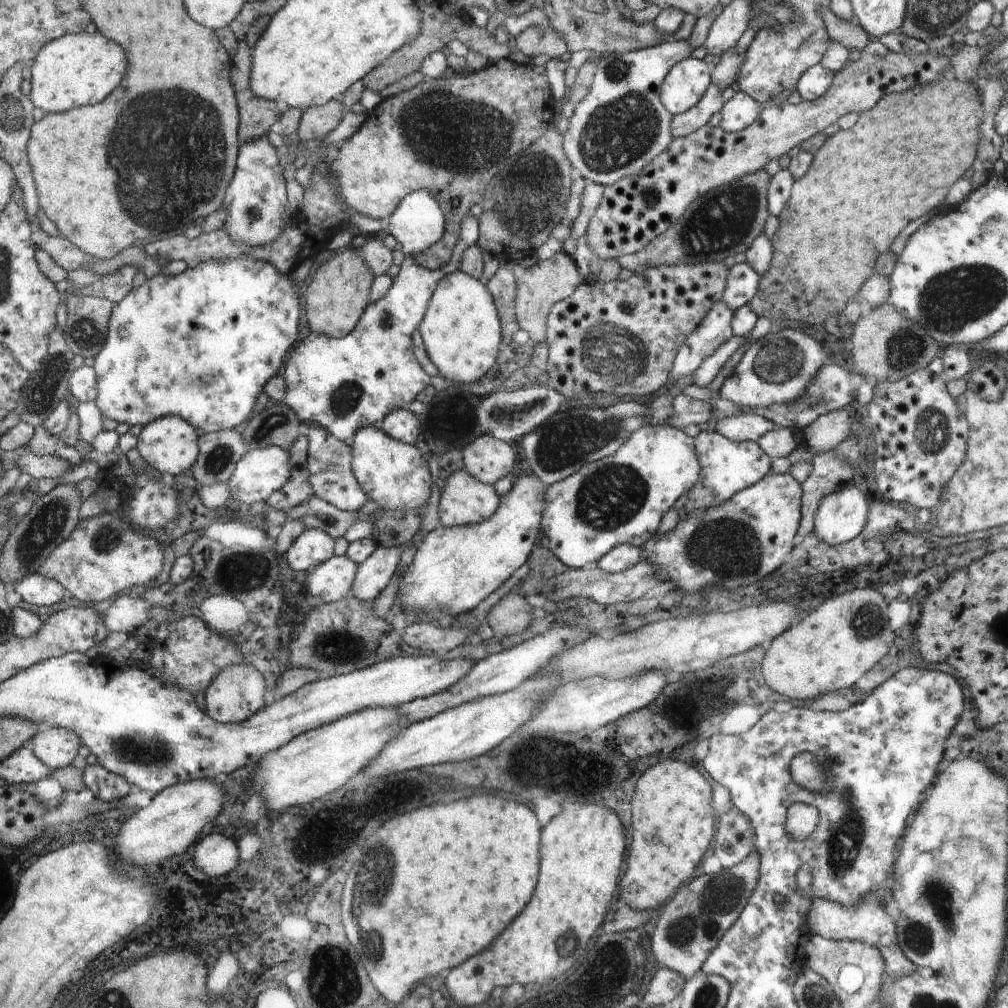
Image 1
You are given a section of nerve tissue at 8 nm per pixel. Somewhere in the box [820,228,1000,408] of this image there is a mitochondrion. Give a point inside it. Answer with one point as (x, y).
(908, 344)

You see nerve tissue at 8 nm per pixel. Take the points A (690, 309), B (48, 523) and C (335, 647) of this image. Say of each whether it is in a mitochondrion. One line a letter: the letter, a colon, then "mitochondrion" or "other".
A: other
B: mitochondrion
C: mitochondrion

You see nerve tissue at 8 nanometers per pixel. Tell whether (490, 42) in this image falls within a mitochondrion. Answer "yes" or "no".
no

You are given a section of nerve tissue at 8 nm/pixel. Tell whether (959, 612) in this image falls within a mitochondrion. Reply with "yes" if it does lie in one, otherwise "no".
no

